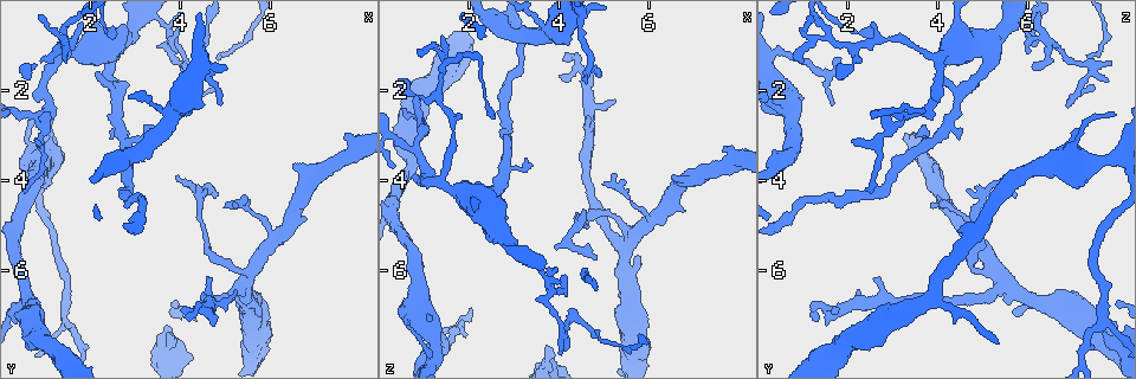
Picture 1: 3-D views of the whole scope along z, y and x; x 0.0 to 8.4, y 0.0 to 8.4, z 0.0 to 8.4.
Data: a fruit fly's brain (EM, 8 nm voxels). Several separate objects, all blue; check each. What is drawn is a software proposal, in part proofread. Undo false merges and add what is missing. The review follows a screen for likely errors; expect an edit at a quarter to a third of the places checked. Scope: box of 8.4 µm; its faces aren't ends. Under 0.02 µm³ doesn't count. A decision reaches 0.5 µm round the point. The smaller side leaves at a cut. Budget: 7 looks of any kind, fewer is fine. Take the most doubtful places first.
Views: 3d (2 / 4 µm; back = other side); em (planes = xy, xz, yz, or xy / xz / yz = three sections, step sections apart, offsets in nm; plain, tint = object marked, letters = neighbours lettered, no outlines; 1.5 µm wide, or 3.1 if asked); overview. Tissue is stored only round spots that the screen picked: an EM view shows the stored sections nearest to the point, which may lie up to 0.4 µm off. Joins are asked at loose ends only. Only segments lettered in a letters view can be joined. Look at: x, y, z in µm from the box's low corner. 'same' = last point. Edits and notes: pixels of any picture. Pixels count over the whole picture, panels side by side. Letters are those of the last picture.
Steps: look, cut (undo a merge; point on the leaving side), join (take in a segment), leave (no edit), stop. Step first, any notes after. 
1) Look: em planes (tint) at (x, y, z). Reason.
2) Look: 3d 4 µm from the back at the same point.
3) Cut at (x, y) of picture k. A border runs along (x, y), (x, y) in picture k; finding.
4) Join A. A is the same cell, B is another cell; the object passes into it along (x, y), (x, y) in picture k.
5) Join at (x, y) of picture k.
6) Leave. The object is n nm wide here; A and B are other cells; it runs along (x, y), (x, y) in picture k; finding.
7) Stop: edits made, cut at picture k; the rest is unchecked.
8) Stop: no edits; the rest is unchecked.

Look: 3d 2 µm at (4.80, 4.40, 5.80). An open end.

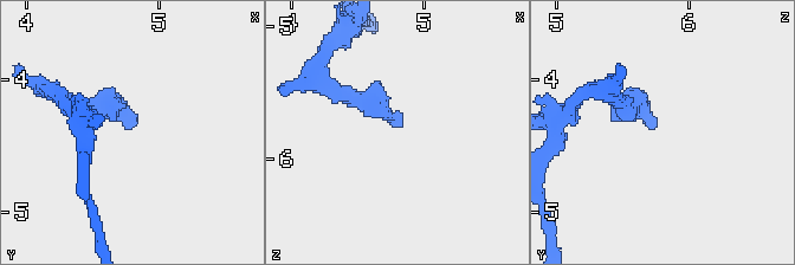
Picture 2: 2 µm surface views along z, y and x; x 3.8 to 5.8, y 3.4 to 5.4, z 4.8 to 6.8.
Look: em xy step 8 (tint) at (4.78, 4.38, 5.74). Now the EM.

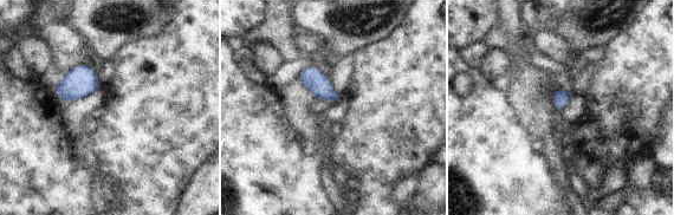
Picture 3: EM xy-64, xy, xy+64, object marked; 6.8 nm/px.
Look: em yz step 4 (letters) at the same point.

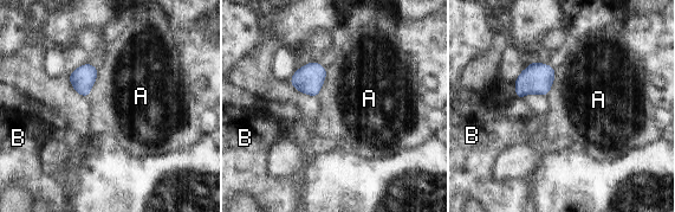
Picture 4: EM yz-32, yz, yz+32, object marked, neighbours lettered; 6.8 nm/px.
Leave. A and B are other cells; a border runs along (328, 69), (324, 84), (317, 96) in picture 4; no lettered segment goes on from it.

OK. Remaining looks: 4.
Look: 3d 4 µm at (4.00, 6.95, 1.70). An open end.

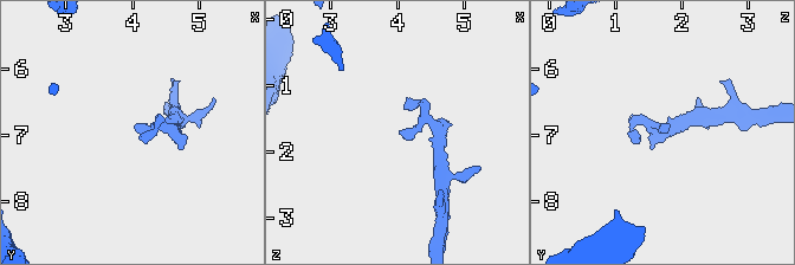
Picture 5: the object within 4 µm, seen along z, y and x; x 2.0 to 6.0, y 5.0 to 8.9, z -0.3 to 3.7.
Look: em planes (letters) at (4.00, 6.85, 1.70). Shape alone is not enough.

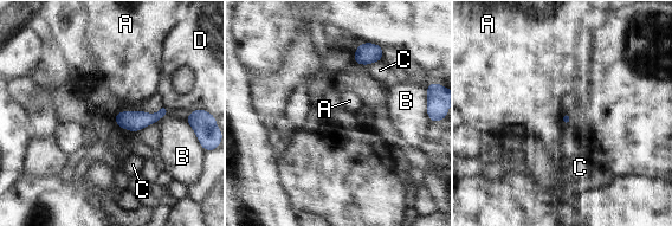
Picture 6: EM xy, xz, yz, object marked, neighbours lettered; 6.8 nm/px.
Leave. The longest contact is with A, 190 nm; A, B, C and D are other cells; a border runs along (140, 109), (122, 110), (114, 117) in picture 6; no lettered segment goes on from it.

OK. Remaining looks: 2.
Look: em xy step 8 (letters) at (1.80, 8.00, 7.15). Abrupt turn.

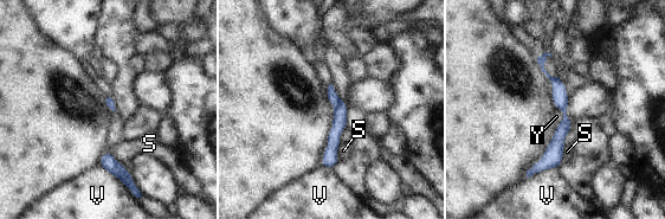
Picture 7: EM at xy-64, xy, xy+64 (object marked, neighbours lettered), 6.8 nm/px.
Look: em planes (letters) at the same point. Another direction.

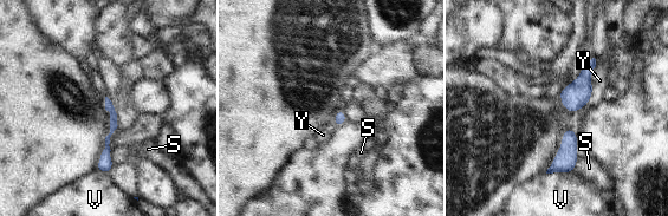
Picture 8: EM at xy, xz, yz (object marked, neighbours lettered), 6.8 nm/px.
Cut at (114, 125) of picture 8. The object is 60 nm wide here; the longest contact is with Y, 340 nm; S, V and Y are other cells; a second neuron is stuck on.

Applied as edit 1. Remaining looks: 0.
Stop: edits made, cut at picture 8; the rest is unchecked.

